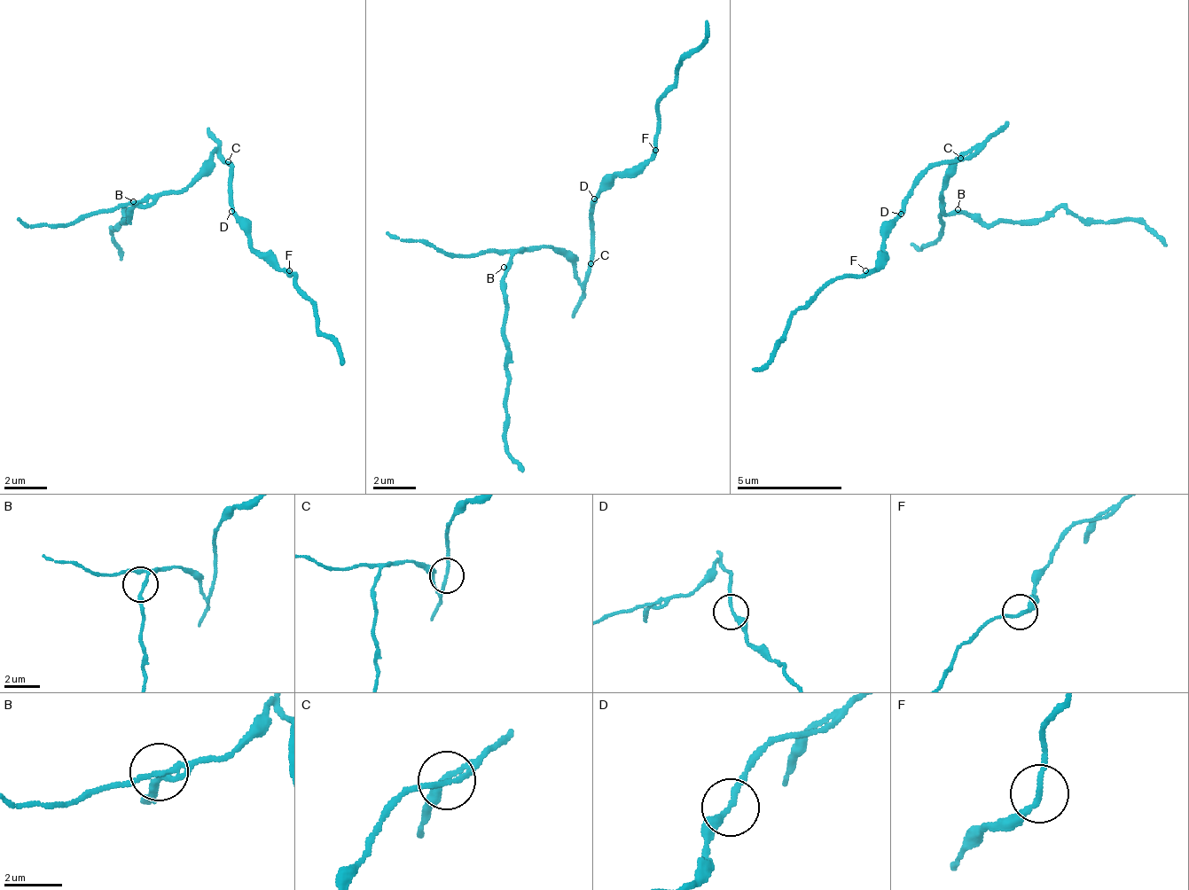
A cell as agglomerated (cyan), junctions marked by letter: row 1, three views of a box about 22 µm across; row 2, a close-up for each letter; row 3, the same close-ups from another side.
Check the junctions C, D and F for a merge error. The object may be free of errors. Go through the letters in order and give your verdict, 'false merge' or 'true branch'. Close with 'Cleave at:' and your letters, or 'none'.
C: false merge
D: true branch
F: true branch
Cleave at: C

